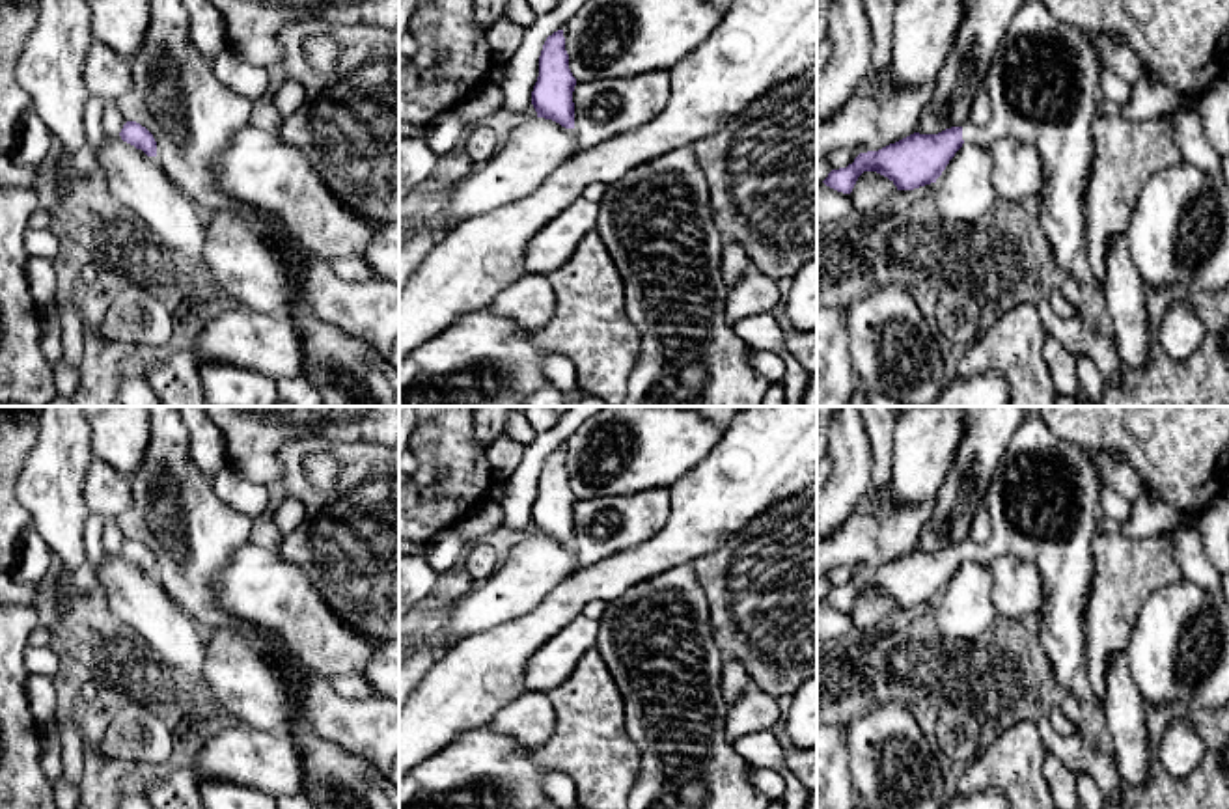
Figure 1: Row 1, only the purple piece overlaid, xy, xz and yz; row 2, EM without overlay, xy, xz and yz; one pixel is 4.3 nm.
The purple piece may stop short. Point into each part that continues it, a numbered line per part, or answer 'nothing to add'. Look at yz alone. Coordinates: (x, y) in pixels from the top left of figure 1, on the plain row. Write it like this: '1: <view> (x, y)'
1: yz (1043, 500)

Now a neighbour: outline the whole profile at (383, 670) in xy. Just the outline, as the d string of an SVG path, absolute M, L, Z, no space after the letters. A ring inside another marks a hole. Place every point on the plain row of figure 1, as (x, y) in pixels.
M399 638L377 649L362 677L377 697L392 699L399 706Z

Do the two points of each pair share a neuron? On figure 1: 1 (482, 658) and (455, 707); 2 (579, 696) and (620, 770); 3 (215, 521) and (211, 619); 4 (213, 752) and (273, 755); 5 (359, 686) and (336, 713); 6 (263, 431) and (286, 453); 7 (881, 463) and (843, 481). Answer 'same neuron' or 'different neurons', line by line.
1: same neuron
2: same neuron
3: same neuron
4: same neuron
5: different neurons
6: different neurons
7: different neurons

